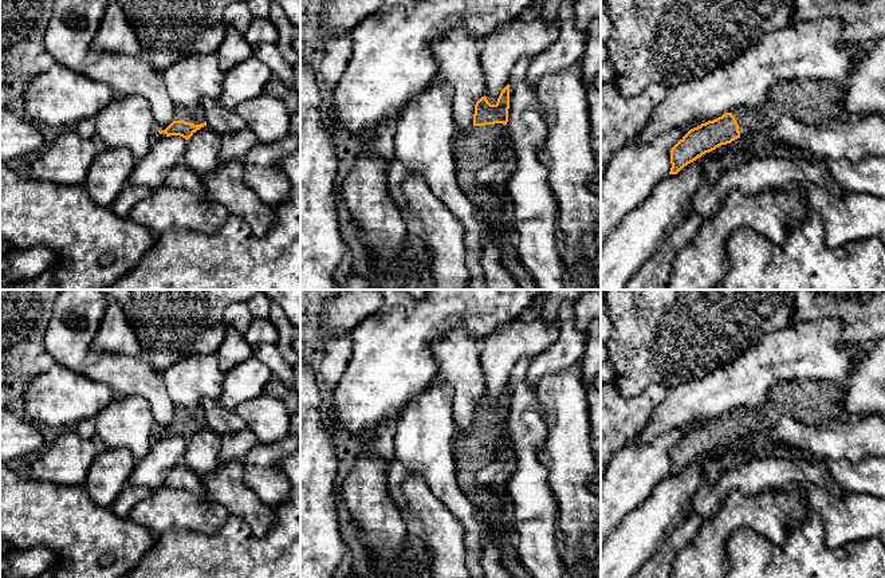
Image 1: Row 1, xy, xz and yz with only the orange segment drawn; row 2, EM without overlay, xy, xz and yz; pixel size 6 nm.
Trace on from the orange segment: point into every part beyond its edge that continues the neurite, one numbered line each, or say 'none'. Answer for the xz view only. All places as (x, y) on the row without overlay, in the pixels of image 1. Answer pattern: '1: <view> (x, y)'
1: xz (474, 452)

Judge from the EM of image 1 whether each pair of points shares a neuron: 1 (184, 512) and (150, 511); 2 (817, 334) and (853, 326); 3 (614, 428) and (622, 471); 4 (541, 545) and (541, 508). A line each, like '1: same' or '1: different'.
1: same
2: different
3: different
4: same

